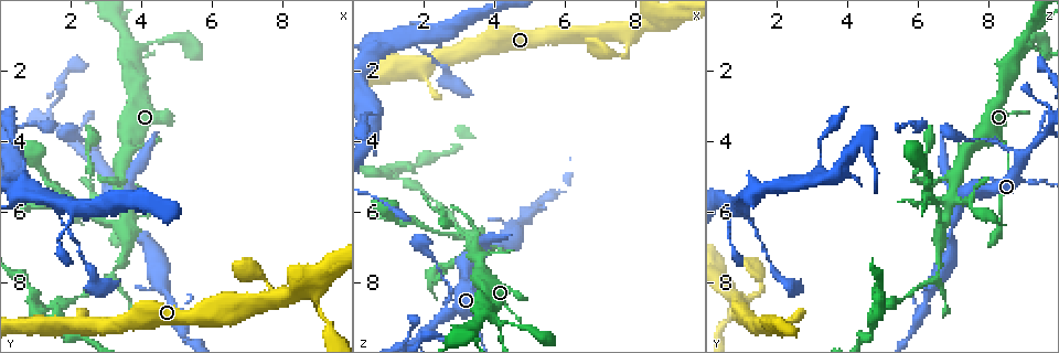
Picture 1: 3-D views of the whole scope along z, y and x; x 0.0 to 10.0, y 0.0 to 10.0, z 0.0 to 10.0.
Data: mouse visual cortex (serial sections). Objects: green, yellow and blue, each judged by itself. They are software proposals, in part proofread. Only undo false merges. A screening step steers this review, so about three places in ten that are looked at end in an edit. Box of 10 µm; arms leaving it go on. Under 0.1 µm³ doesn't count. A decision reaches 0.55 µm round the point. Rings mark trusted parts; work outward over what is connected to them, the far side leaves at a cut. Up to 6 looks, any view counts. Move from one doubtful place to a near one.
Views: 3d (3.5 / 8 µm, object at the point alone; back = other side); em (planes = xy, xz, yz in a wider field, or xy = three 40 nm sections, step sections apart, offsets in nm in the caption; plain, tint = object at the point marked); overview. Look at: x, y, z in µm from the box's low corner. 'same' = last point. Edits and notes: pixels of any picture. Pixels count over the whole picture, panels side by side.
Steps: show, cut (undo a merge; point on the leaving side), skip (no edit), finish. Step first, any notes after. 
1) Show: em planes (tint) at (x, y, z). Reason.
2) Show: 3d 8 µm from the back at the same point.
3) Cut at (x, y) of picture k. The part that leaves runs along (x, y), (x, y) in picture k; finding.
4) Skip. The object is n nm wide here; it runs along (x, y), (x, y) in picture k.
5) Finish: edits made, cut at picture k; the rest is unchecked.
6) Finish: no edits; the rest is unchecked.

Show: 3d 3.5 µm at (2.60, 4.50, 8.95). Side arm on a straight run.

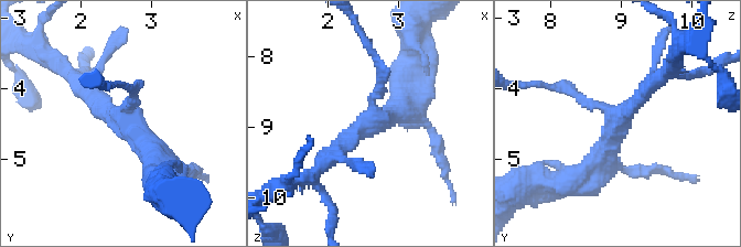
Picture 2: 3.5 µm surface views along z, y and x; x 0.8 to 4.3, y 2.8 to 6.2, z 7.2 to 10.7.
Show: em xy step 1 (tint) at (2.60, 4.55, 8.95). 3 arms meet here; the arms are 150, 250, 400 nm wide; need the tissue.

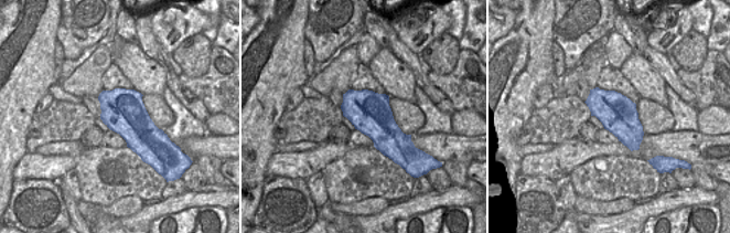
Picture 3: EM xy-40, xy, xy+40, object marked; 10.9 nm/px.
Skip. It runs along (164, 180), (164, 167), (77, 78) in picture 2; continuous, no second cell.

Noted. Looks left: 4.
Show: 3d 3.5 µm at (4.45, 1.25, 9.15). Three arms meet.

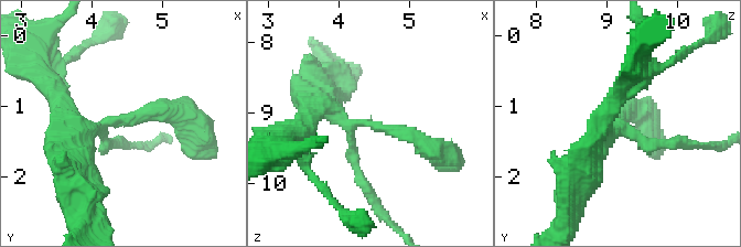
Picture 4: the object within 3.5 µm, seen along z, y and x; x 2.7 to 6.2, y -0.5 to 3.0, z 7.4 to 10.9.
Show: em planes (tint) at (4.50, 1.20, 9.15).

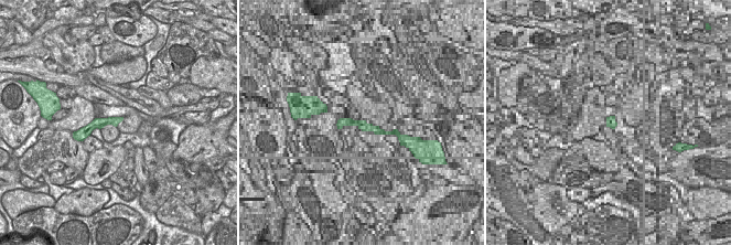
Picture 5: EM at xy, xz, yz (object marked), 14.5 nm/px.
Show: em xy step 5 (tint) at the same point. Another direction.

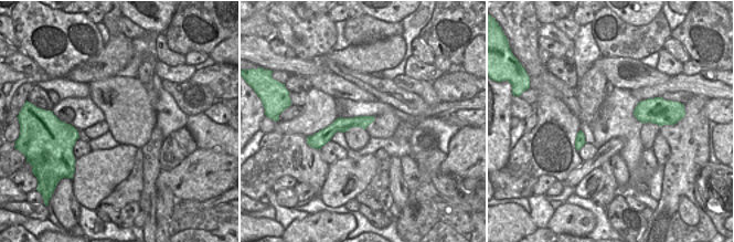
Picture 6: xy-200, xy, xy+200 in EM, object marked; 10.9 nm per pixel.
Skip. 3 arms meet here; it runs along (371, 118), (338, 125), (319, 141) in picture 6; all the same cell.

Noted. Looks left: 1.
Finish: no edits; the rest is unchecked.

